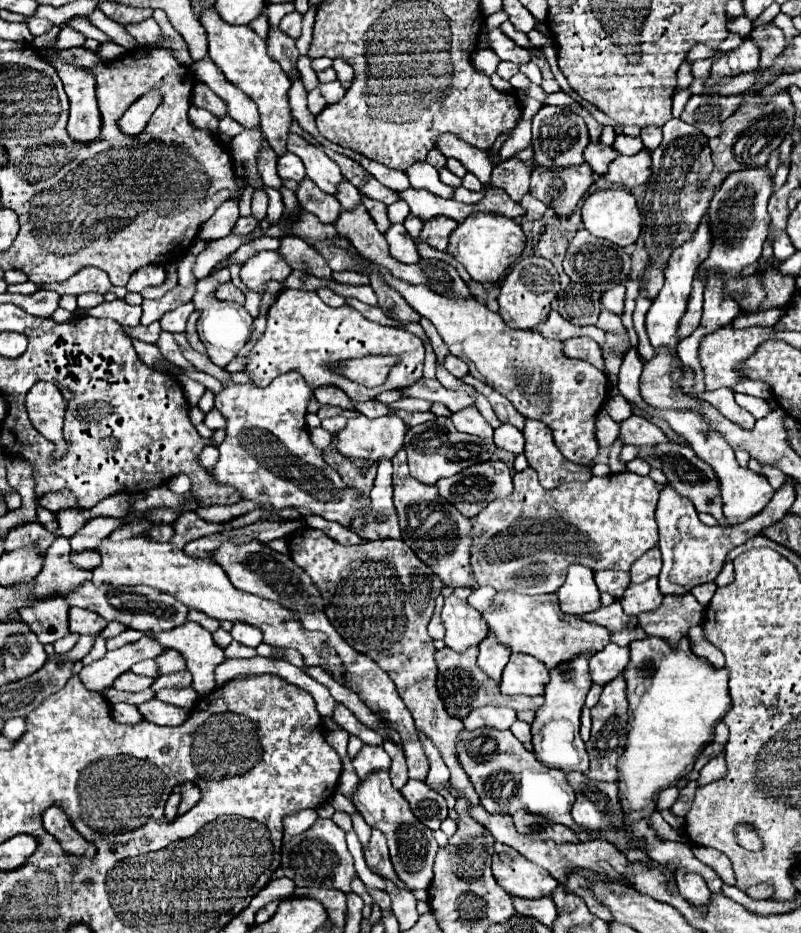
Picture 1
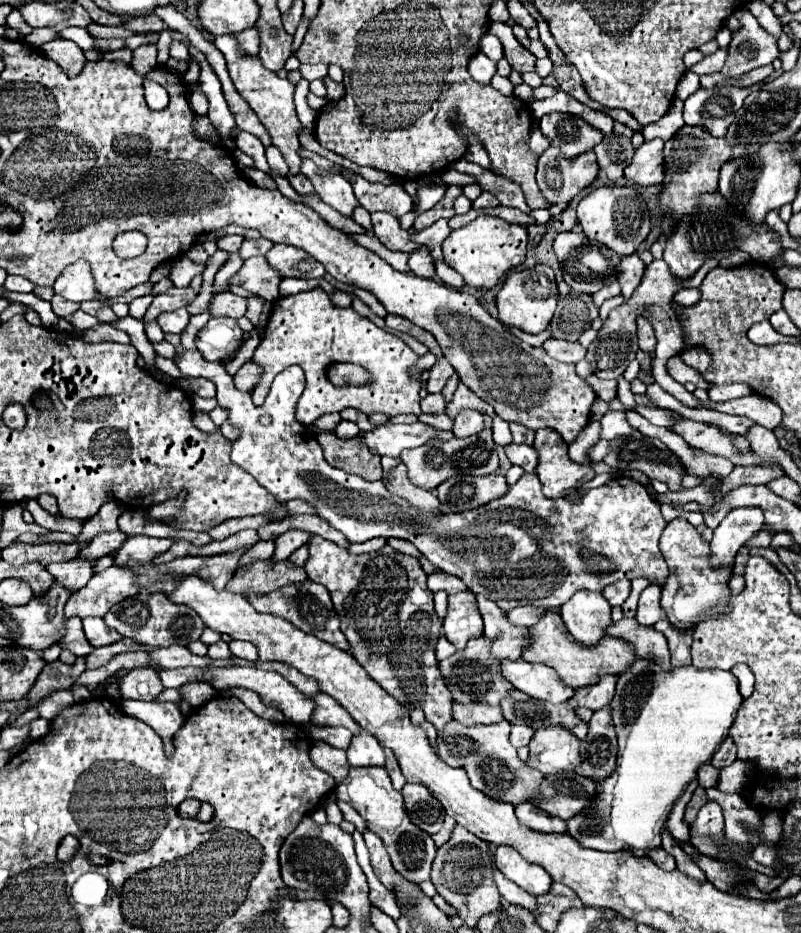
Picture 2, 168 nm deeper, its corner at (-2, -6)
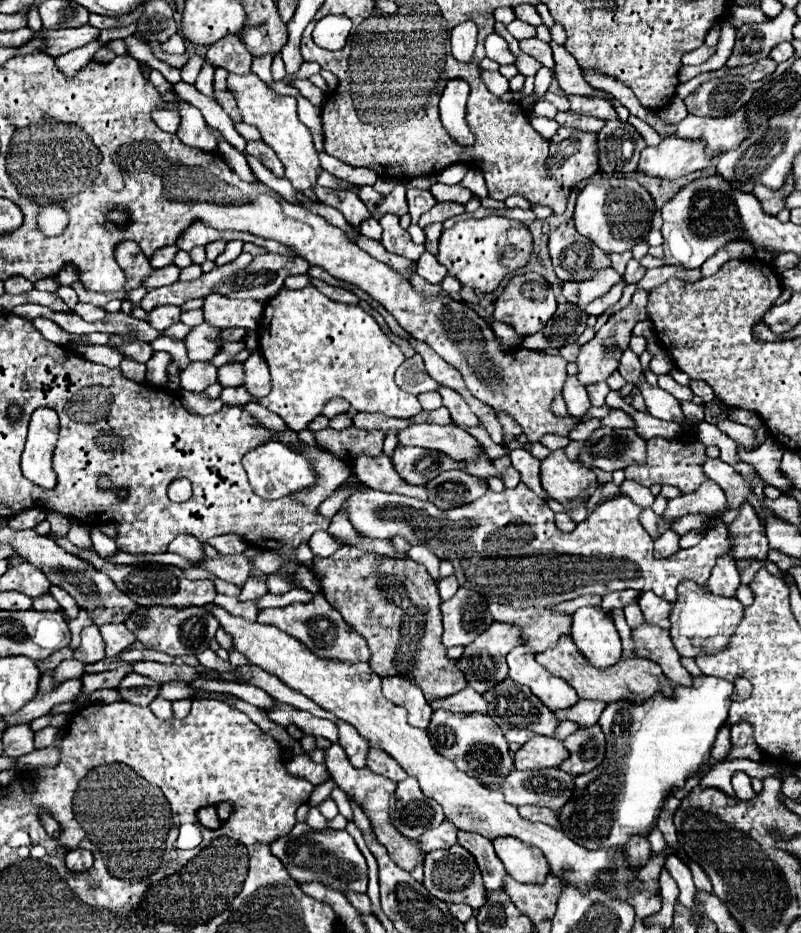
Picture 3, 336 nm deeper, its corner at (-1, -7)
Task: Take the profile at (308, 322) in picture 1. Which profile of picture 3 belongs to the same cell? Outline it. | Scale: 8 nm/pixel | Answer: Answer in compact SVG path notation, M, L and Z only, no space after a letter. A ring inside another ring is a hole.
M315 286L301 290L281 288L267 304L259 322L259 346L269 364L273 390L259 404L279 414L285 424L301 432L321 414L327 400L341 396L357 412L383 412L387 416L411 418L423 408L417 396L397 388L393 376L405 360L379 324L361 306L333 302ZM373 392L373 398L365 394Z

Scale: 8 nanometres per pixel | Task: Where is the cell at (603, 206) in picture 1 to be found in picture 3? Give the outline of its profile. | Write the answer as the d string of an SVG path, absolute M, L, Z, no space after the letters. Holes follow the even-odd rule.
M611 178L607 182L589 182L577 196L573 222L579 234L587 236L605 252L625 252L647 240L655 204L651 194L637 180Z

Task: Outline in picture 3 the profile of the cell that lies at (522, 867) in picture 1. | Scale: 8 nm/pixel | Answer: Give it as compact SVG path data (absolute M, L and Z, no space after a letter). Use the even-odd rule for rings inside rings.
M495 838L493 842L495 852L499 860L505 864L505 870L509 876L513 876L519 882L543 882L549 874L549 864L543 852L539 848L531 848L527 844L521 844L521 840L515 838Z

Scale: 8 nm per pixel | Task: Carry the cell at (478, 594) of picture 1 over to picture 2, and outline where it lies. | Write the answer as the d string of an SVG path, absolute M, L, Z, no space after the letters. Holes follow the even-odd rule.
M516 607L516 609L510 609L506 611L506 619L512 623L512 625L524 625L524 627L530 627L538 621L540 613L546 611L546 609L536 609L536 607Z

